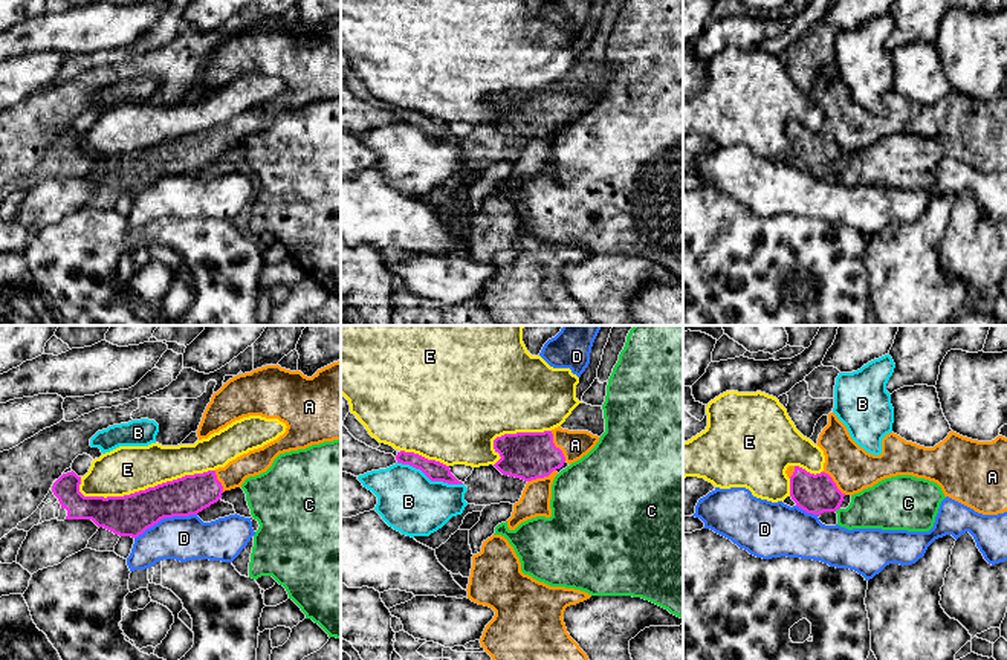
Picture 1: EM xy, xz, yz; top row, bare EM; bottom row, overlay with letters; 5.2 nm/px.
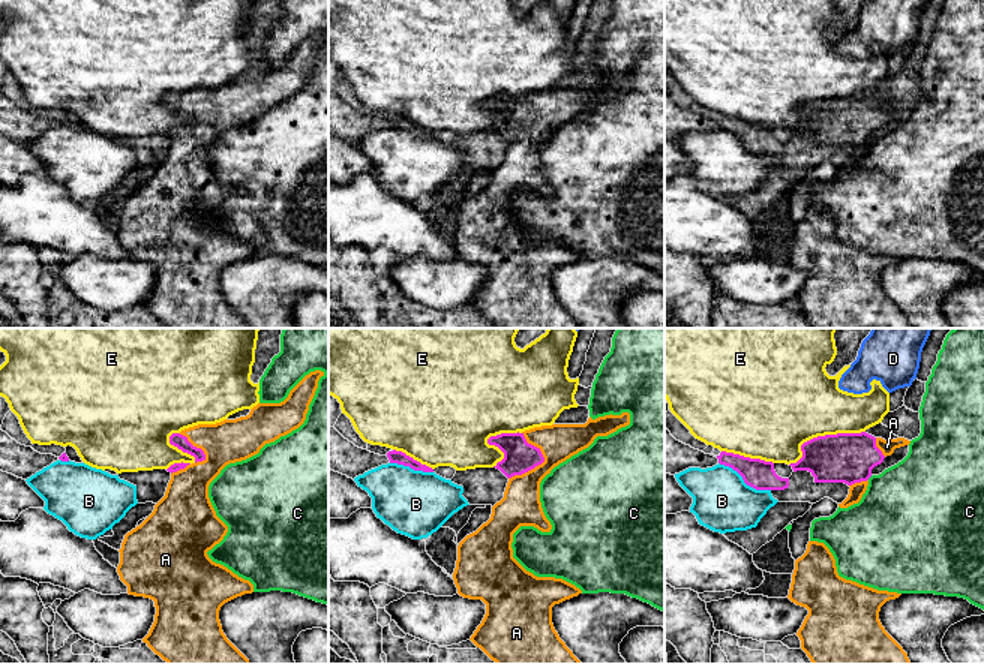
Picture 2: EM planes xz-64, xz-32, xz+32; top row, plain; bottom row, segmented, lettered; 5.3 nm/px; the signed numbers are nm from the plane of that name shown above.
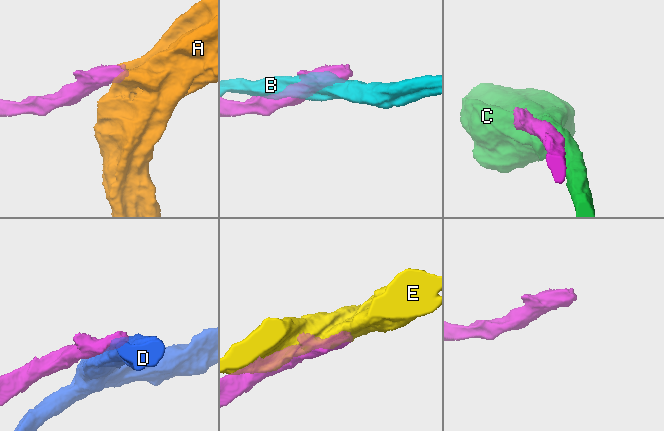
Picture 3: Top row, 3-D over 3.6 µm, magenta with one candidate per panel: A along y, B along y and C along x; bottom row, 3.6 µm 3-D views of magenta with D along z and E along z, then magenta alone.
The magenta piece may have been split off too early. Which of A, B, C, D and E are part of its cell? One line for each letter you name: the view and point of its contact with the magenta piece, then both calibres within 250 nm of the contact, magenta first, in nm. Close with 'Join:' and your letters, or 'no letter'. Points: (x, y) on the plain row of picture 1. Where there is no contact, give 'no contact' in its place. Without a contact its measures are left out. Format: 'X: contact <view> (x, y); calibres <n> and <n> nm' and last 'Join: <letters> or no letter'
A: contact xz (555, 104); calibres 260 and 150 nm
Join: A

